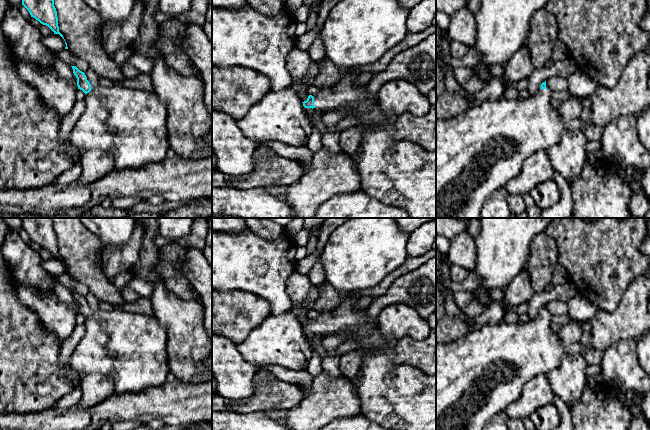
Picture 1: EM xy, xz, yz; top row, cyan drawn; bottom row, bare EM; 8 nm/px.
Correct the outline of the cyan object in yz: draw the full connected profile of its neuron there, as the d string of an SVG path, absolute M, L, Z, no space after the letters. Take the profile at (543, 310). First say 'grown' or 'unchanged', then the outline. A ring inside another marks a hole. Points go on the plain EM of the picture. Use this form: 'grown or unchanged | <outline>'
grown | M546 305L541 308L541 312L533 319L525 323L498 323L495 325L485 325L479 330L471 331L463 338L446 343L436 343L436 430L483 430L485 424L495 414L504 411L510 404L518 400L523 390L523 386L539 374L547 374L556 369L566 352L574 352L584 355L588 349L585 339L570 346L564 346L558 338L556 332L551 329L551 315L546 312Z

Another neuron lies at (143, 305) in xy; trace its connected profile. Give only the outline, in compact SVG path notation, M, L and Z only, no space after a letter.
M141 297L135 302L116 307L116 309L131 313L152 315L152 302L149 297Z

